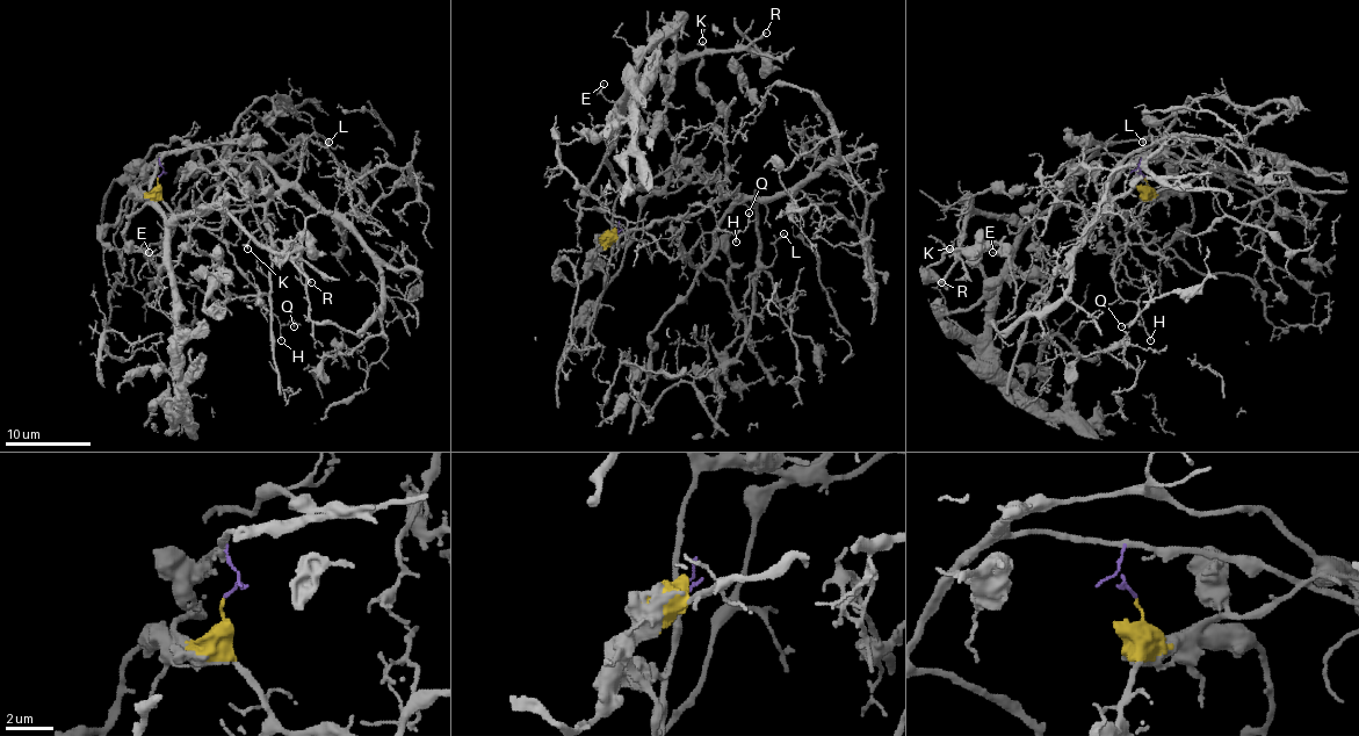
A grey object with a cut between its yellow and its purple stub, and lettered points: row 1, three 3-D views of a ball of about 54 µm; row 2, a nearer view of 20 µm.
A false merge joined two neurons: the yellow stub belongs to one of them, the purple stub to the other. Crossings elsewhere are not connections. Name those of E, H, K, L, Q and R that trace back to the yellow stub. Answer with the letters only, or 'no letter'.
H, L, Q

